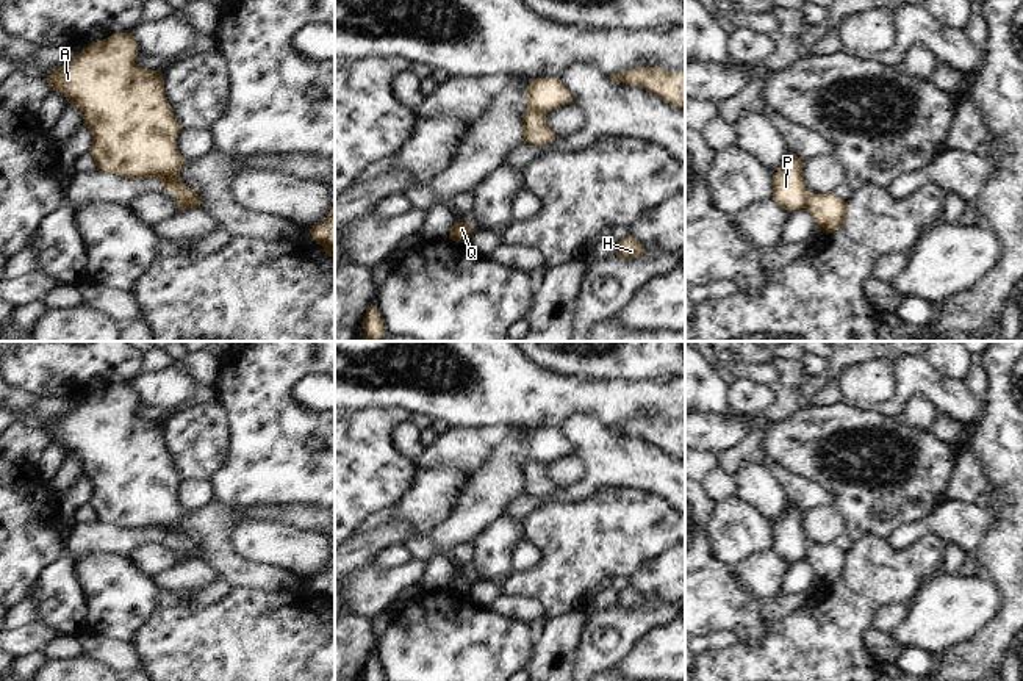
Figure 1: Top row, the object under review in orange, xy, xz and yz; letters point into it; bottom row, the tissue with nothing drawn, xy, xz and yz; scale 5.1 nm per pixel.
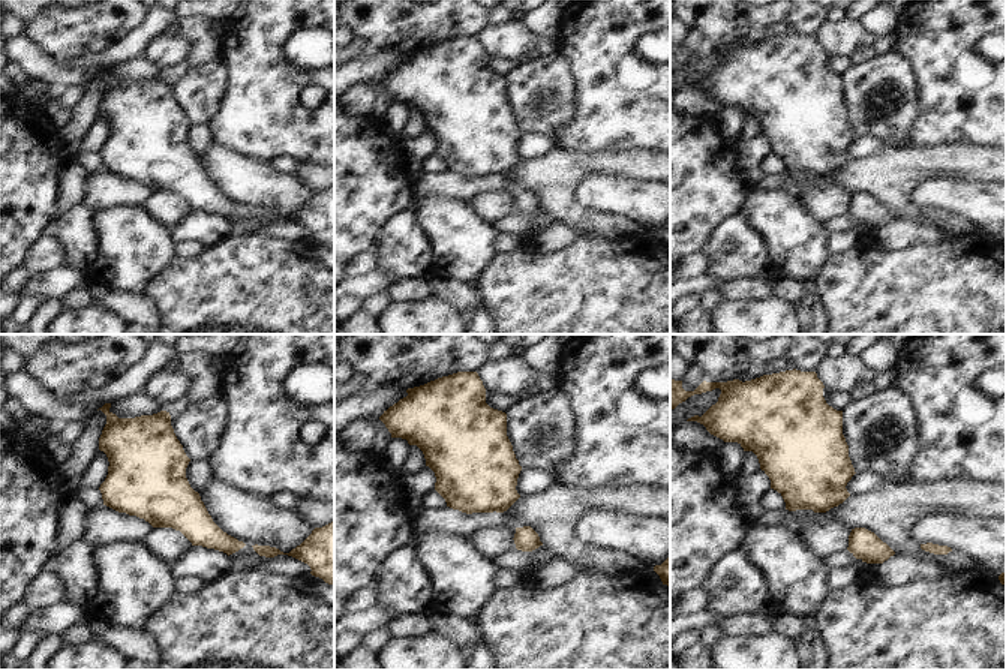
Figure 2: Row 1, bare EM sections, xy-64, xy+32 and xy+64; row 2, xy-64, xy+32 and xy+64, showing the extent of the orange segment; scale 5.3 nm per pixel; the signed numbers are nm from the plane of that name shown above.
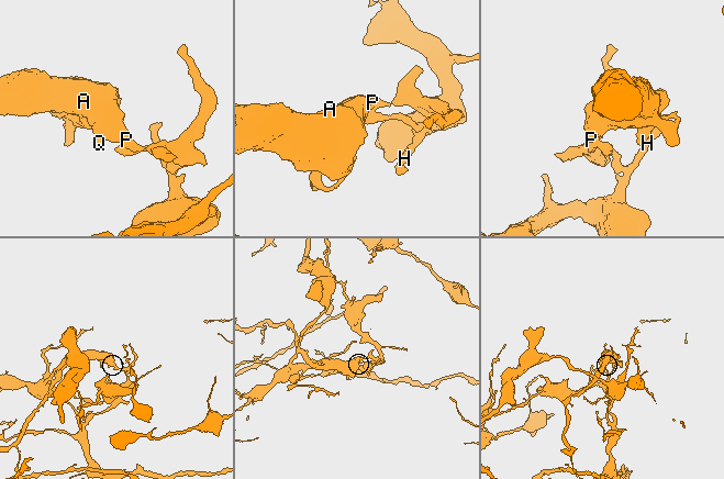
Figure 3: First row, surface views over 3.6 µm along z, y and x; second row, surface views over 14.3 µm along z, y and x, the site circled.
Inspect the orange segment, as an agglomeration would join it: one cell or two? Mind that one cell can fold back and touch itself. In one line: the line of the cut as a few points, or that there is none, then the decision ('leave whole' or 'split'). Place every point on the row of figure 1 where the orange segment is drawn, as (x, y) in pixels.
cut xy (175, 194), (186, 191), (191, 207); split

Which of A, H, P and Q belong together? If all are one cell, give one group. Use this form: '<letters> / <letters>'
A P Q / H

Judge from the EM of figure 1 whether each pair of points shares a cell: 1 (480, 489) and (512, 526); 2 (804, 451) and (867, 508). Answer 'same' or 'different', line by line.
1: different
2: same

